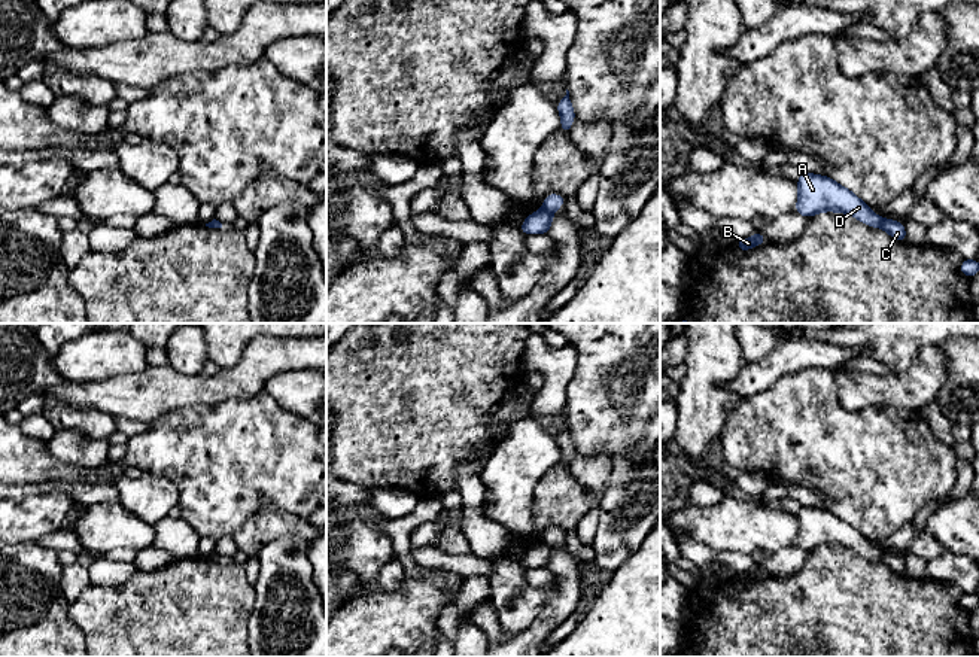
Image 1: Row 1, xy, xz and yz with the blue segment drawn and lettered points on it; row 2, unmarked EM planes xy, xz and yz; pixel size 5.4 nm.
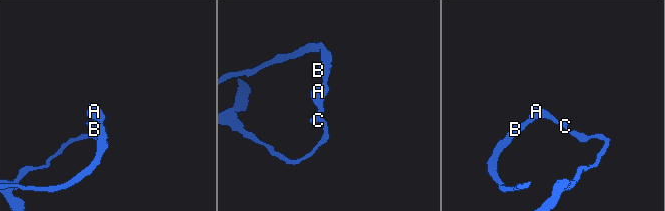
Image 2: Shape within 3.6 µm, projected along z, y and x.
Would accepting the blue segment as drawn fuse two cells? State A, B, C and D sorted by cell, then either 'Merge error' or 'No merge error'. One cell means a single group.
Groups: A B D / C. Merge error

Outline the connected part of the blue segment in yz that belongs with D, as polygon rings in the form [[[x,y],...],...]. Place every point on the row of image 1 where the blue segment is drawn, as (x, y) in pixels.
[[[802,173],[797,179],[799,200],[794,212],[811,218],[820,212],[851,215],[866,225],[881,228],[882,219],[872,212],[854,192],[827,176]]]

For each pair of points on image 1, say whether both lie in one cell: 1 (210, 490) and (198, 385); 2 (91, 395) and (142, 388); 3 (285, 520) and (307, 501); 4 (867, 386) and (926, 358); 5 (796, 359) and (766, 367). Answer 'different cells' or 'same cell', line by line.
1: different cells
2: same cell
3: different cells
4: same cell
5: same cell

